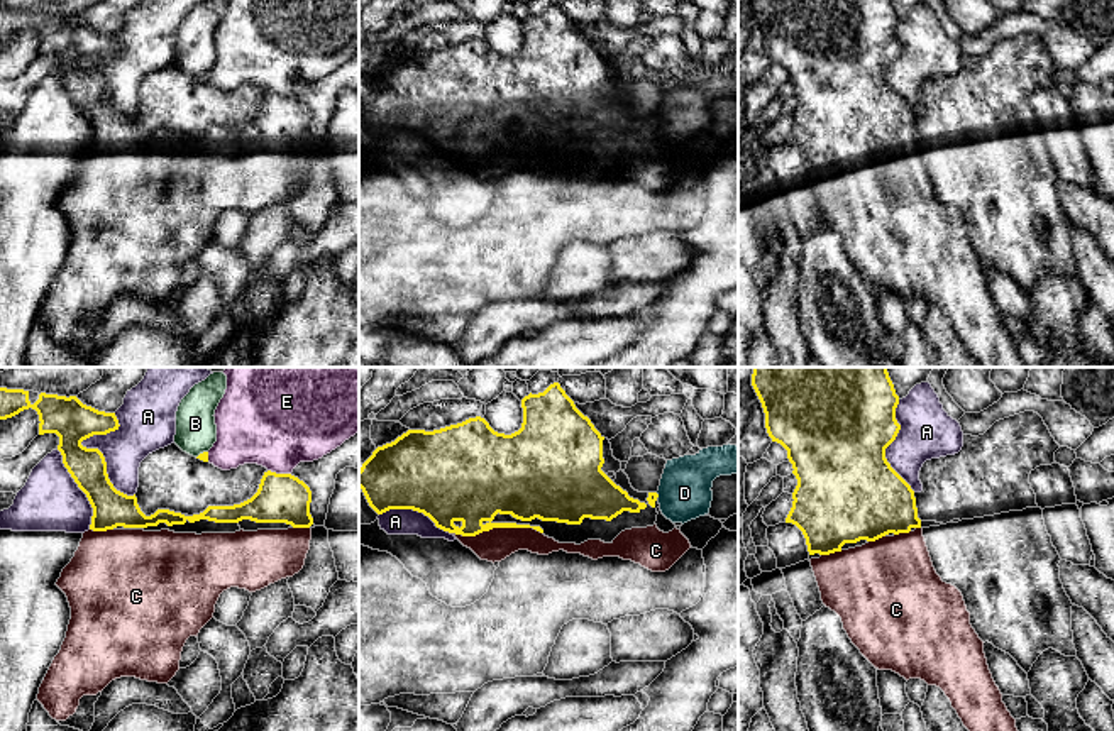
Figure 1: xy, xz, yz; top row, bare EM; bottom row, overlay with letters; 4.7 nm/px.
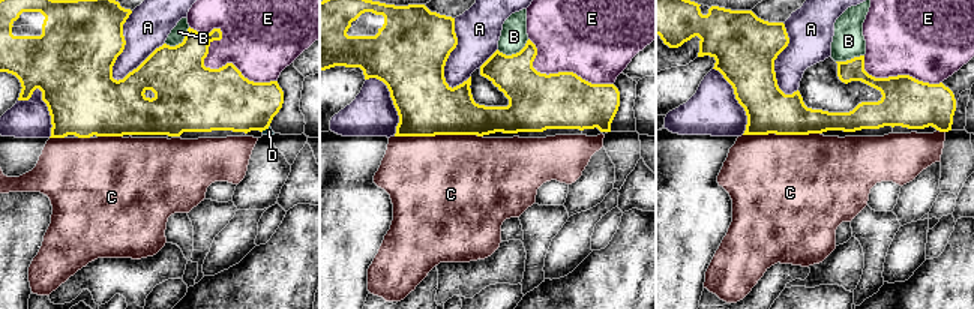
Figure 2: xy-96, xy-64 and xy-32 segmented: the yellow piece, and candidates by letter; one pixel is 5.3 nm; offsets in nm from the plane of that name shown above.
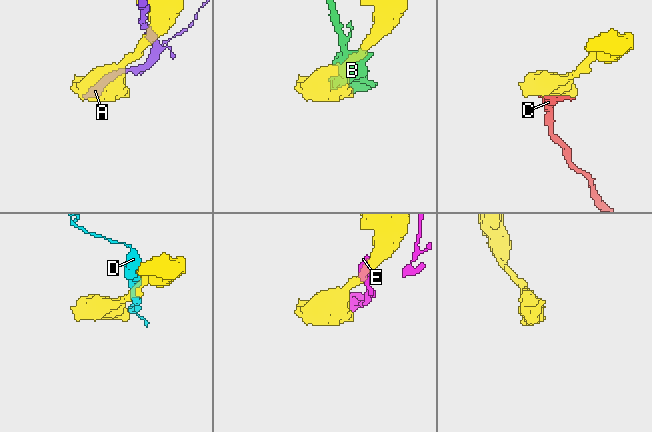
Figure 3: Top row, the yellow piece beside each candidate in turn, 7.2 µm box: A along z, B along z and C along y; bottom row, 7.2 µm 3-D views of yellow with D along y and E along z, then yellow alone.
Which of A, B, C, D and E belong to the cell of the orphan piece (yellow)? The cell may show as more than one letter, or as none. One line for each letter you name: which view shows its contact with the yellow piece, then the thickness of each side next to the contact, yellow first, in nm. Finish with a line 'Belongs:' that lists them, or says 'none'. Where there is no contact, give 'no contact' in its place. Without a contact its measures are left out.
C: meets yellow in xz; 400 nm thick on the yellow side, 160 nm on the other
Belongs: C

